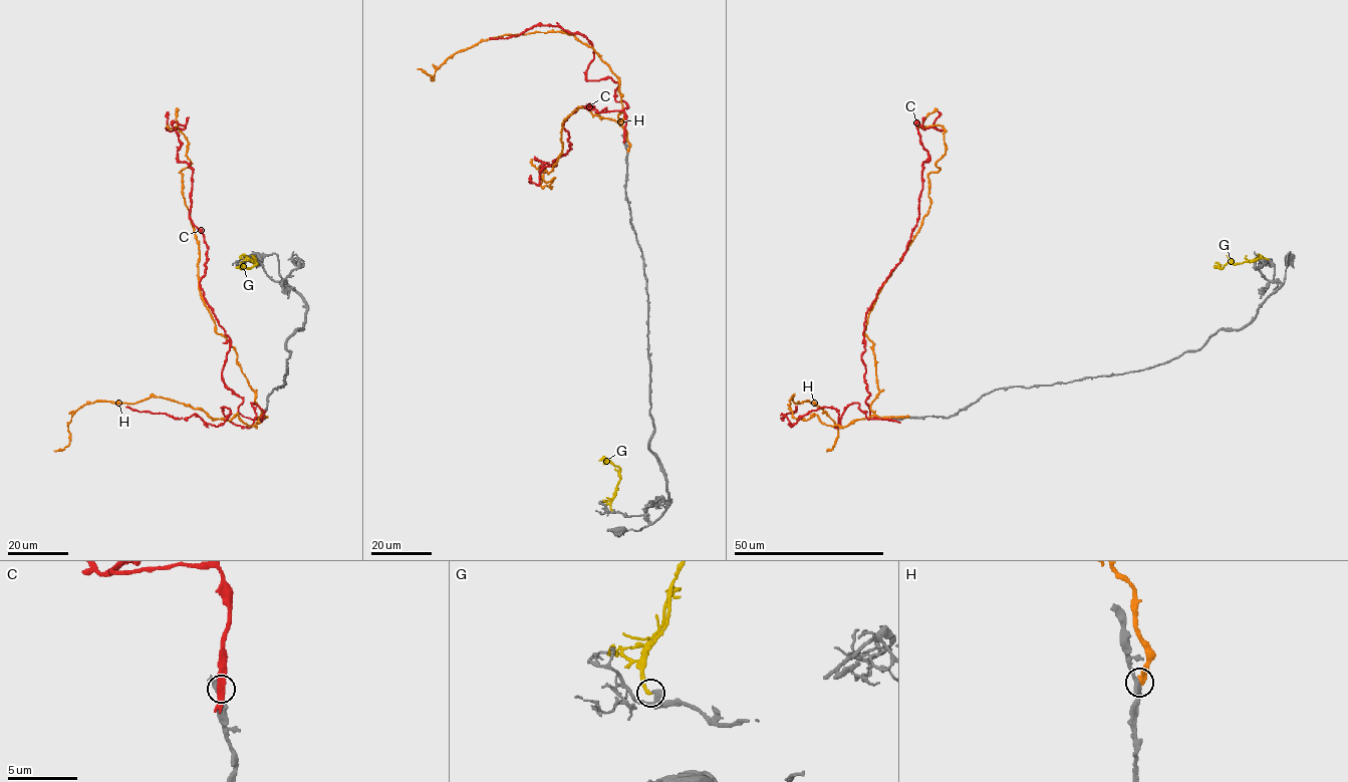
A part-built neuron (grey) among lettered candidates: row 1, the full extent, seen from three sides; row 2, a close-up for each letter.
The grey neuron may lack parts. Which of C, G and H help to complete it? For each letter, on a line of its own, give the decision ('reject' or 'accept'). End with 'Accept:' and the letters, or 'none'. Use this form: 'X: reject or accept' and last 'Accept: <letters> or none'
C: reject
G: reject
H: reject
Accept: none

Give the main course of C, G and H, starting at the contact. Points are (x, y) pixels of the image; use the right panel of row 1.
C: (895, 420), (868, 420), (865, 317), (916, 223), (928, 152), (916, 123), (940, 131), (934, 126), (937, 111)
G: (1268, 259), (1257, 258), (1218, 267)
H: (908, 416), (871, 410), (865, 331), (930, 205), (946, 145), (922, 122), (937, 108)

